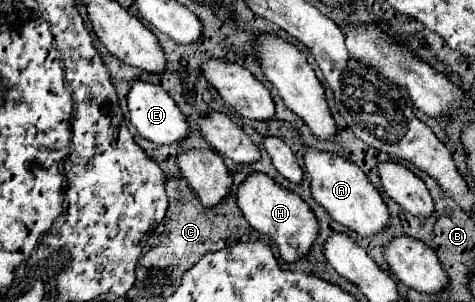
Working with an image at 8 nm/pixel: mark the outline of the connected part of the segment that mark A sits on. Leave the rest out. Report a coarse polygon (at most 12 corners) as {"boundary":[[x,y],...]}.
{"boundary":[[305,146],[313,198],[359,236],[391,222],[363,170]]}

